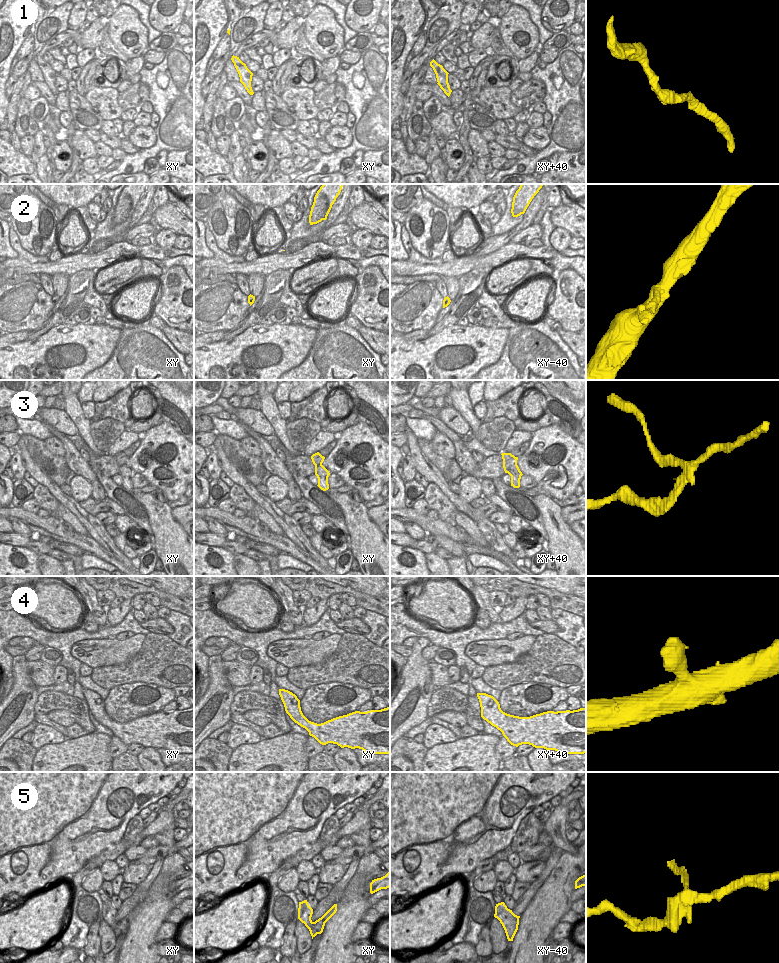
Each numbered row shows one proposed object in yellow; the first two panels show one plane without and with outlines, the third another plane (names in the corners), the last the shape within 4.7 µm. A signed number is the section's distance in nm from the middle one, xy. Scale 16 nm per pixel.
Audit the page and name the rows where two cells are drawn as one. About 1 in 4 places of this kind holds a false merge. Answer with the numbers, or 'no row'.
3, 5

